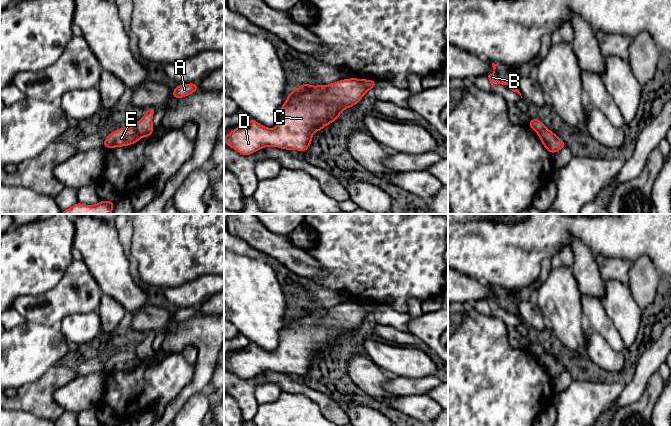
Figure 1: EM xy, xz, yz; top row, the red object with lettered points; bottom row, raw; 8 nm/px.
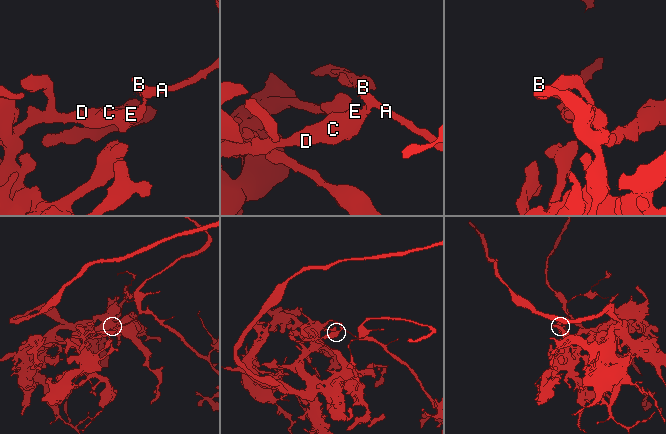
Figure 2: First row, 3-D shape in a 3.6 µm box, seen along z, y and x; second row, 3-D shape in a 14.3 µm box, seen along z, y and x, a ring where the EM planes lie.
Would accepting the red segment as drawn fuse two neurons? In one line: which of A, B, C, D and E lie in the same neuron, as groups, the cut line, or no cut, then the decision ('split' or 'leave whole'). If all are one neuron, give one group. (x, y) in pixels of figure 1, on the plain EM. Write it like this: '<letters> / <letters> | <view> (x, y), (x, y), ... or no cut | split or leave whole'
A B / C D E | xy (133, 350), (142, 360) | split

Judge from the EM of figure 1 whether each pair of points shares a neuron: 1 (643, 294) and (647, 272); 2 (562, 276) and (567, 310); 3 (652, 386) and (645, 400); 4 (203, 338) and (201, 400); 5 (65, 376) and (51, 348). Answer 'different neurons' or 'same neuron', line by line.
1: same neuron
2: same neuron
3: same neuron
4: different neurons
5: different neurons

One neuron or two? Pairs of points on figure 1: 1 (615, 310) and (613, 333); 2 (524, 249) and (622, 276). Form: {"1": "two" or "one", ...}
{"1": "two", "2": "two"}

